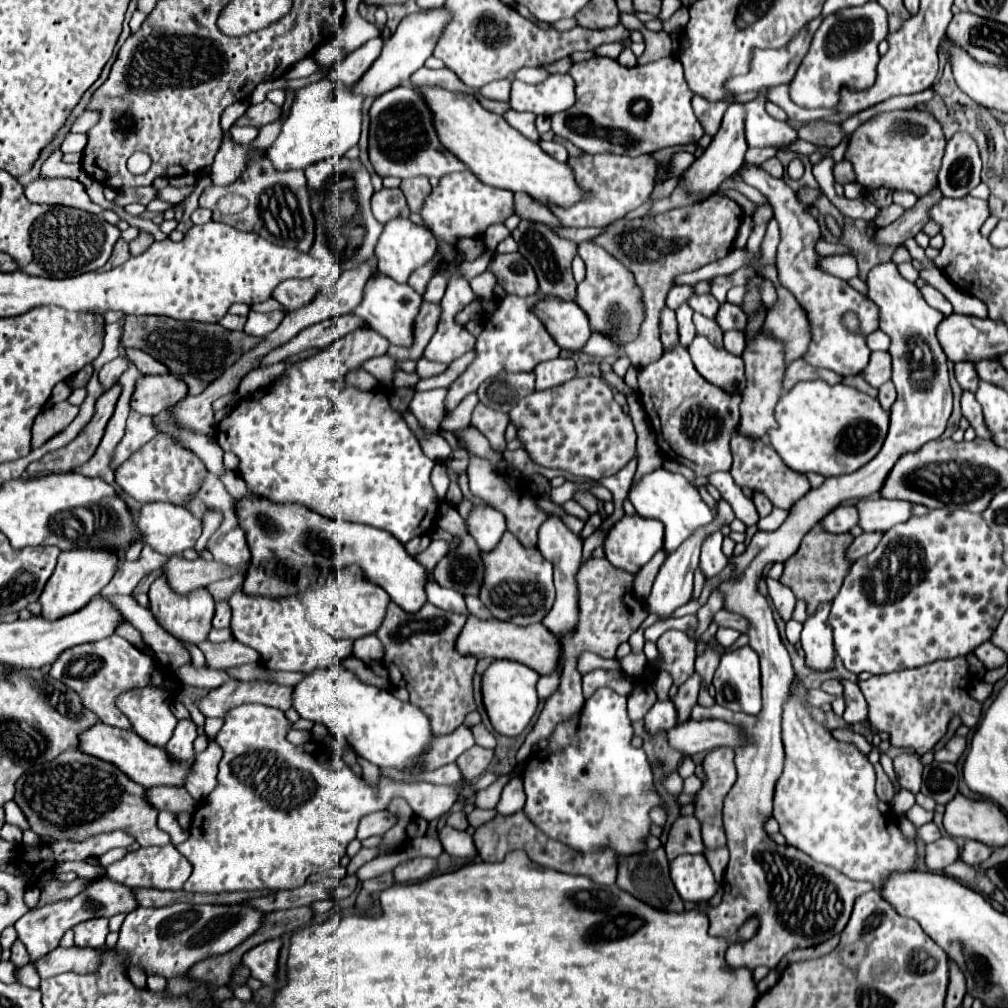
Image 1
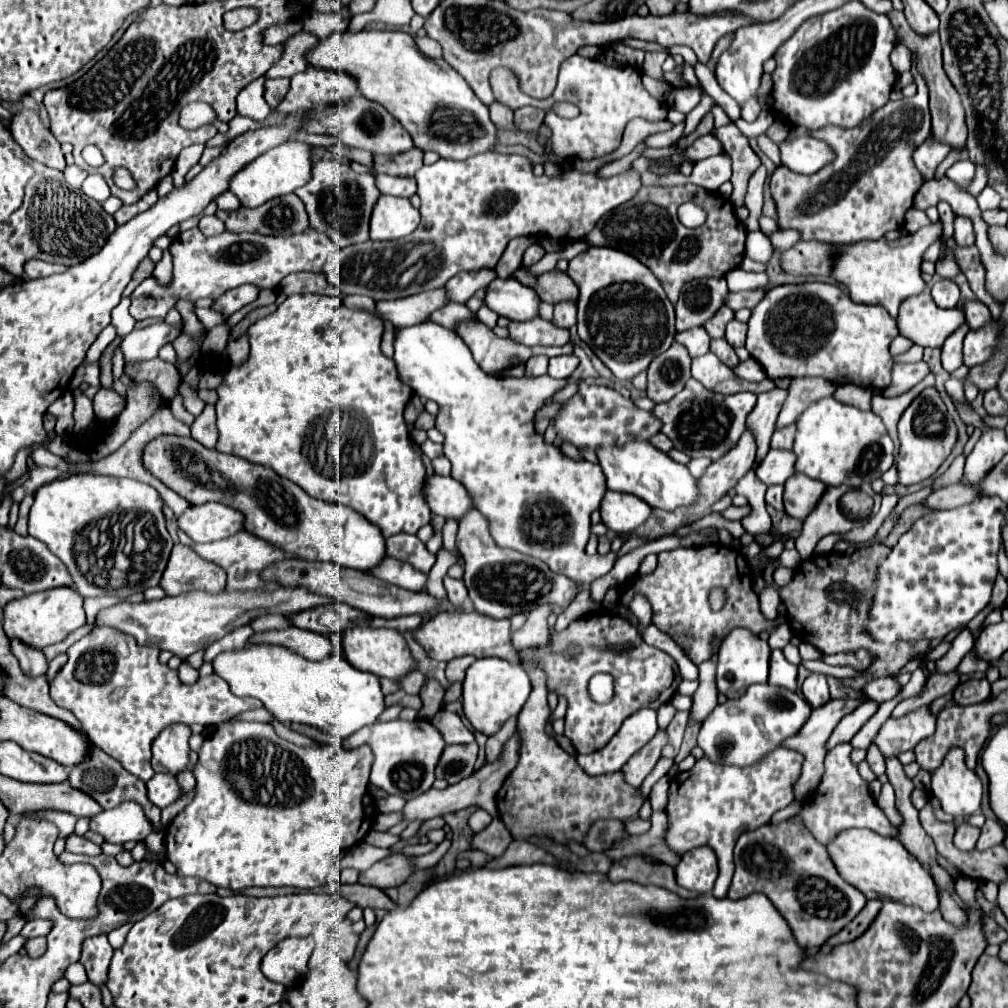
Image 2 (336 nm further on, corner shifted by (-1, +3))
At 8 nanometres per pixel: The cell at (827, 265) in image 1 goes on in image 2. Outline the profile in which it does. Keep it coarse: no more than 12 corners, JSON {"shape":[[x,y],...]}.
{"shape":[[748,232],[746,256],[770,264],[772,242],[760,232]]}

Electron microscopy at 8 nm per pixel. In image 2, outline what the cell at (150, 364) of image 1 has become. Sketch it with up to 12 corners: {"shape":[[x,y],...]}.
{"shape":[[162,358],[126,368],[136,382],[152,382],[164,400],[178,386],[176,368]]}

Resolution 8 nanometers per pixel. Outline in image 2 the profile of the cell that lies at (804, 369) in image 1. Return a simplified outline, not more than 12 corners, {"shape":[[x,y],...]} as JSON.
{"shape":[[788,390],[758,394],[746,426],[758,440],[758,460],[770,450],[778,412]]}

